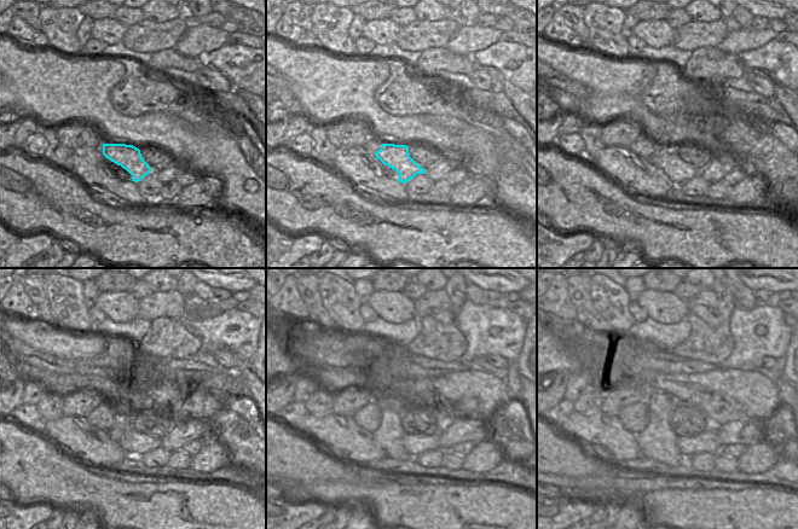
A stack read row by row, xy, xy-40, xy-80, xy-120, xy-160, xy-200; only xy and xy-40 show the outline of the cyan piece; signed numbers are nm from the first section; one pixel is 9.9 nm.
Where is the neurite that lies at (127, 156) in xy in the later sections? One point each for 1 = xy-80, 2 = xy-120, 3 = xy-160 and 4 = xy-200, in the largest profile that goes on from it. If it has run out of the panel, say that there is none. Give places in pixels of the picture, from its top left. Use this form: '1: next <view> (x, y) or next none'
1: next xy-80 (665, 157)
2: next xy-120 (132, 442)
3: next xy-160 (417, 445)
4: next xy-200 (706, 442)

